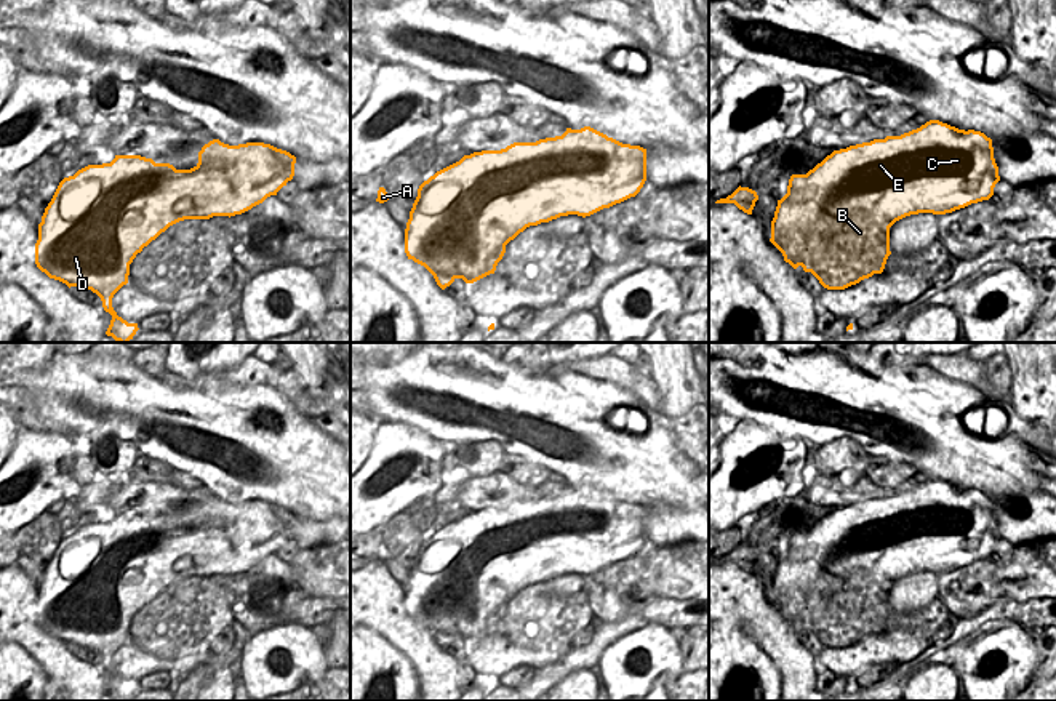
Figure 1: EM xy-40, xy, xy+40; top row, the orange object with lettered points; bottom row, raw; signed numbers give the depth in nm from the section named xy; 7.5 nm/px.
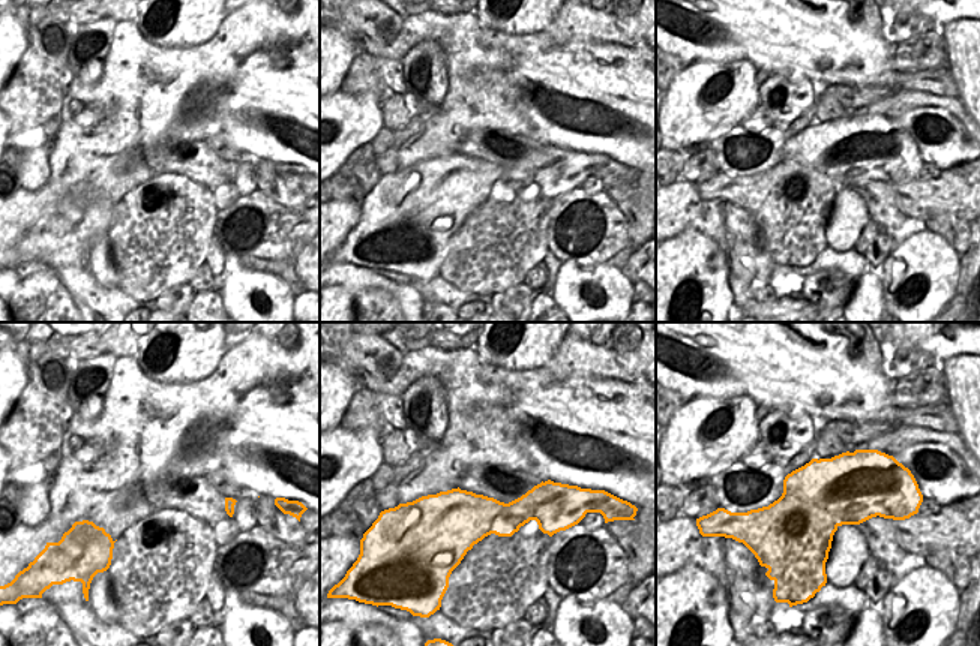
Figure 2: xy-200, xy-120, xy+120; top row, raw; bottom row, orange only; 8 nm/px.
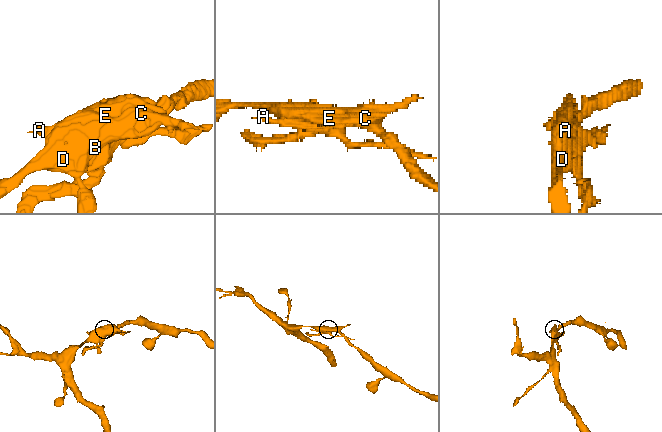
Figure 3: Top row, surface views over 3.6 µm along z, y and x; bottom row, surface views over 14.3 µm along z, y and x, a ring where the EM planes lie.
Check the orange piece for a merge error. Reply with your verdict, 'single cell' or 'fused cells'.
fused cells

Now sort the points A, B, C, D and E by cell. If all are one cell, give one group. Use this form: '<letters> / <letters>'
A B / C D E

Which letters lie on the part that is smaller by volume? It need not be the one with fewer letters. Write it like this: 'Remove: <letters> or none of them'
Remove: A, B

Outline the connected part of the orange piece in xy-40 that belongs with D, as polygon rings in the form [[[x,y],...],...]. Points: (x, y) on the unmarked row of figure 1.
[[[213,498],[198,511],[198,522],[190,528],[176,528],[170,522],[155,522],[141,514],[115,514],[110,522],[88,523],[74,535],[64,536],[38,583],[35,623],[50,637],[70,645],[82,645],[96,651],[106,671],[112,674],[106,690],[118,701],[128,701],[136,693],[138,682],[128,682],[112,666],[114,653],[128,642],[130,623],[170,584],[184,578],[210,578],[213,575],[235,575],[262,562],[286,544],[294,535],[296,515],[264,501],[229,504]]]

